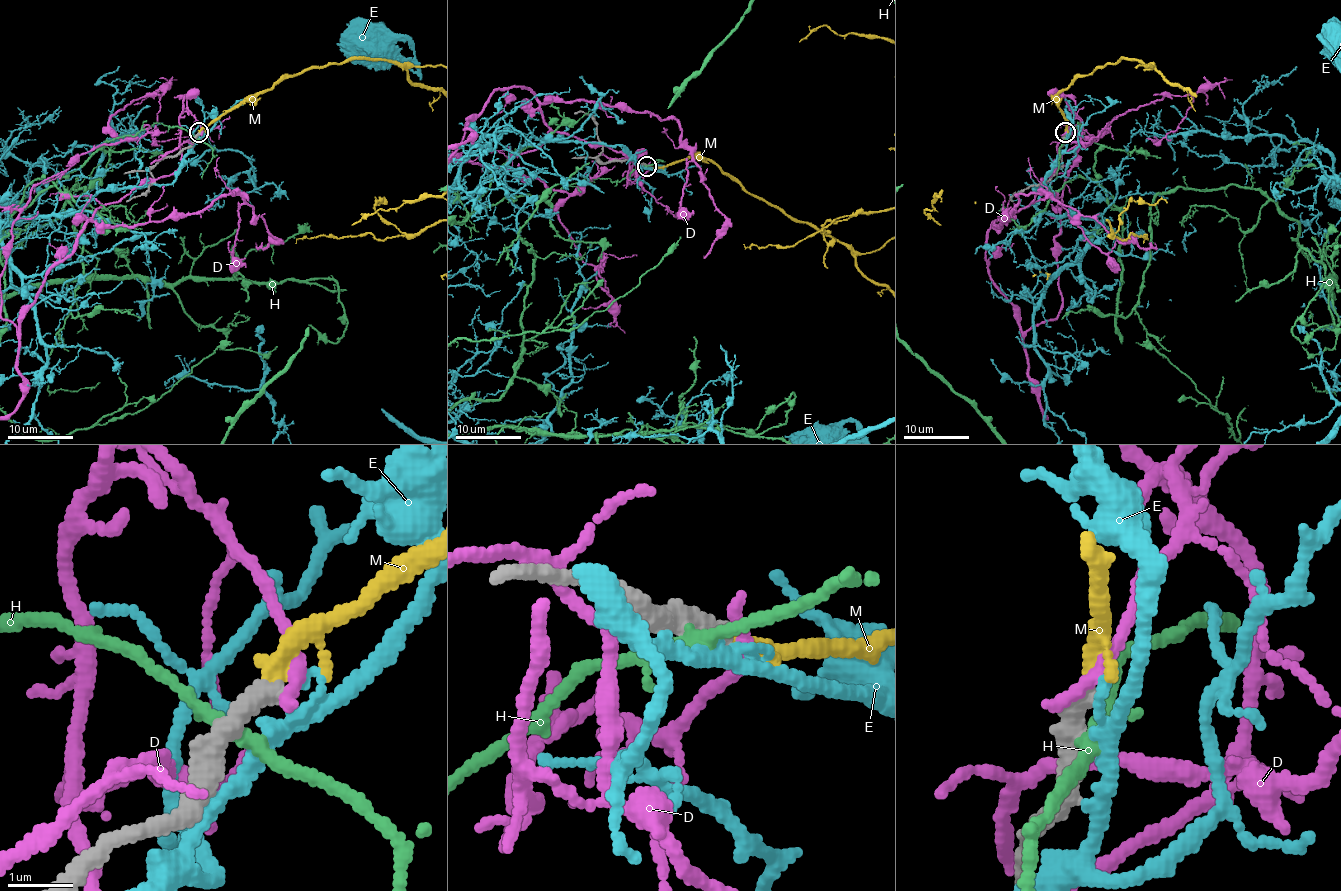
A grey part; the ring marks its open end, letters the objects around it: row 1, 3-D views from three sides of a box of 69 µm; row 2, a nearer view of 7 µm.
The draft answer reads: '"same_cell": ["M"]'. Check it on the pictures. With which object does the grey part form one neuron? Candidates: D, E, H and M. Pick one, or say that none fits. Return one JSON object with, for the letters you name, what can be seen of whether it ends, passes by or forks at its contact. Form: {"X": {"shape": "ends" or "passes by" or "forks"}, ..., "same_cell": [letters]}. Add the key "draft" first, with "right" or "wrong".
{"draft": "right", "M": {"shape": "passes by"}, "same_cell": ["M"]}

